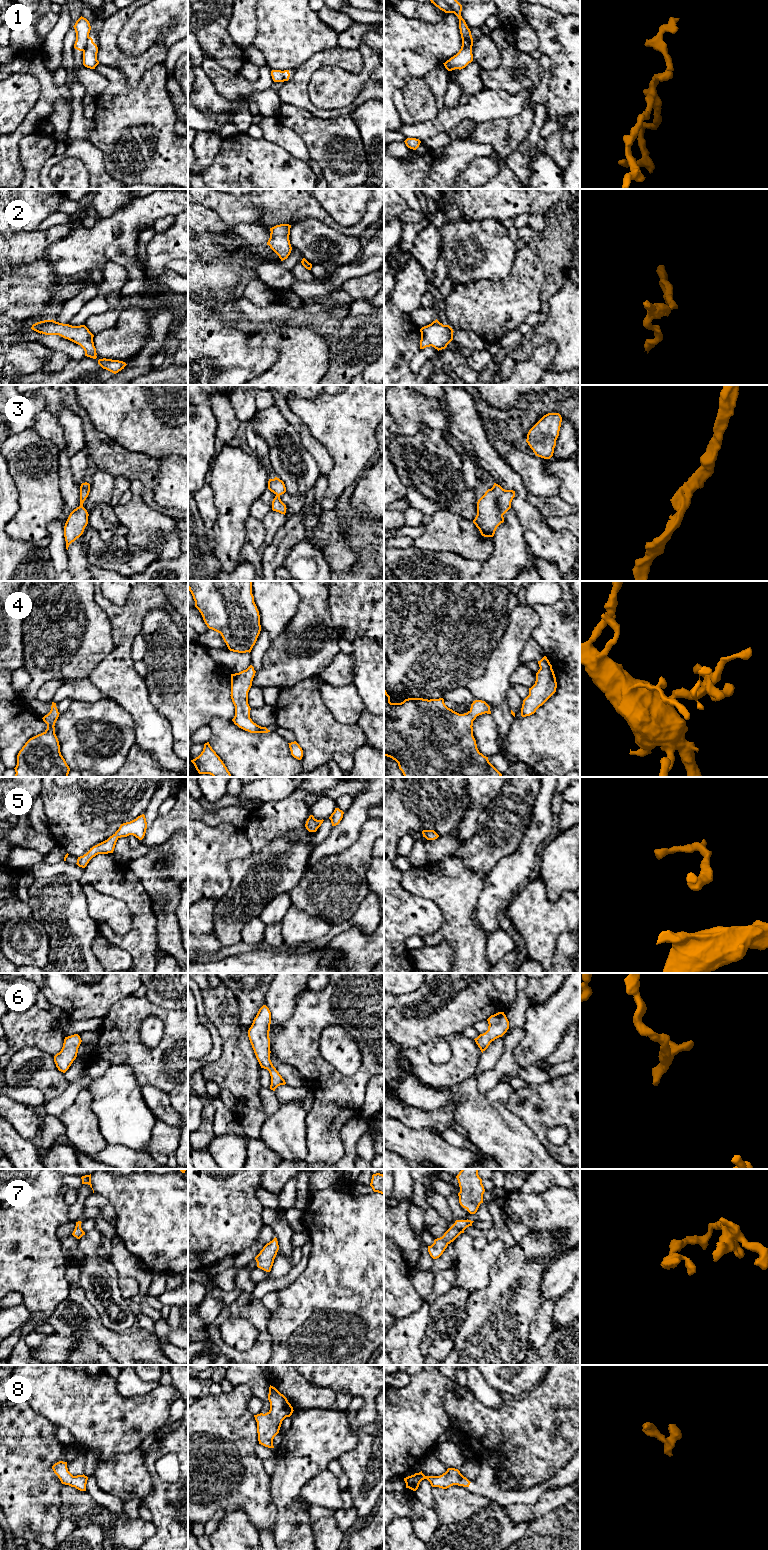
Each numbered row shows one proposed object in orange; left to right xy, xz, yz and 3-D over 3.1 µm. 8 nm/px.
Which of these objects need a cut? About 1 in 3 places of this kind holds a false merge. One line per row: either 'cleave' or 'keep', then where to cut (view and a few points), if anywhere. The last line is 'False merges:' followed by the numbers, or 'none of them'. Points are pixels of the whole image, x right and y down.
1: cleave; cut xy (89, 37), (83, 51)
2: keep; cut none
3: keep; cut none
4: keep; cut none
5: keep; cut none
6: keep; cut none
7: keep; cut none
8: keep; cut none
False merges: 1

